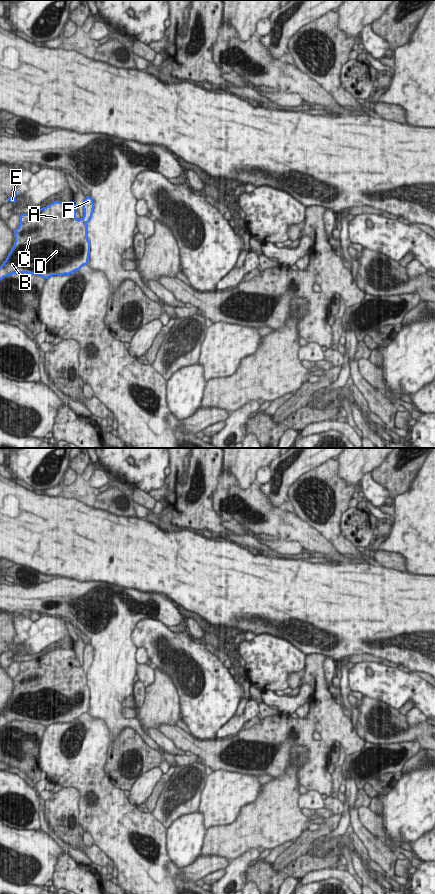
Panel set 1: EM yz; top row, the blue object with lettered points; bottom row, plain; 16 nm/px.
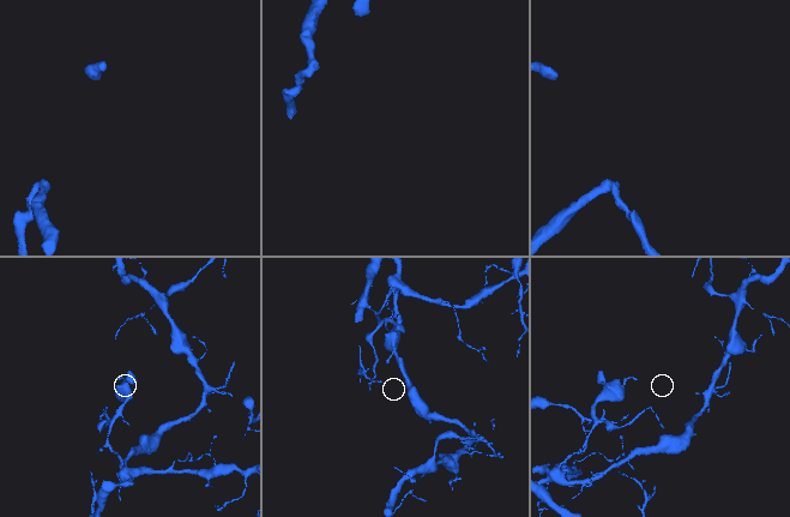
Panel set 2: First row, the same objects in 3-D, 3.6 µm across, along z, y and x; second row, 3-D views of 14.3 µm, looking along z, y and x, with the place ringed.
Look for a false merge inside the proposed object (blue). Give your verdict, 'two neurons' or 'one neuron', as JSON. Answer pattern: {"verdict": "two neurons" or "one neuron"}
{"verdict": "one neuron"}

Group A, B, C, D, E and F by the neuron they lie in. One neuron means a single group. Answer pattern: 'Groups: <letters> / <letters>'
Groups: A B C D E F

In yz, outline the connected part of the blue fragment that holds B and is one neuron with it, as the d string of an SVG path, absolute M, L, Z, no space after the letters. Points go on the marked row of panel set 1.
M87 196L85 198L83 209L84 216L79 220L76 218L76 209L73 201L54 201L39 210L27 214L21 214L19 226L14 231L14 245L6 260L0 266L0 280L8 275L18 273L35 274L48 279L53 275L69 275L74 271L79 270L83 265L86 265L90 253L90 242L87 238L87 223L90 222L94 209L94 202L91 197Z

